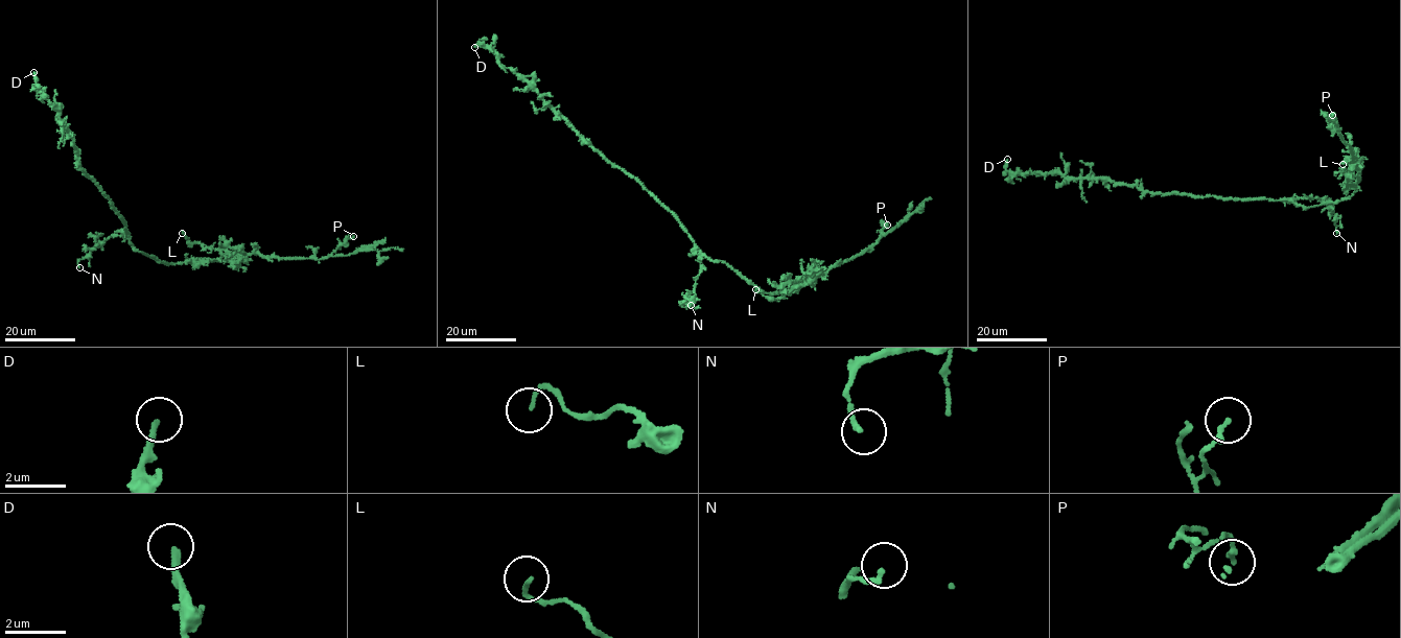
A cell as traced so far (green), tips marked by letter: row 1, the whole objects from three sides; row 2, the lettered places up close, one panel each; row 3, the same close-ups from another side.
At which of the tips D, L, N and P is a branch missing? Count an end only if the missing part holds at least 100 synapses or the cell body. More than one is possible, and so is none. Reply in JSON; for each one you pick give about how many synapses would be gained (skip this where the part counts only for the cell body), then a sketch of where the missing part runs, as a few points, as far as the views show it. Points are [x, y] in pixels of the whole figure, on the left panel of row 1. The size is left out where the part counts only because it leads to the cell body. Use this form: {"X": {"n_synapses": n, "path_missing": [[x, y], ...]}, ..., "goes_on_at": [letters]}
{"goes_on_at": []}

